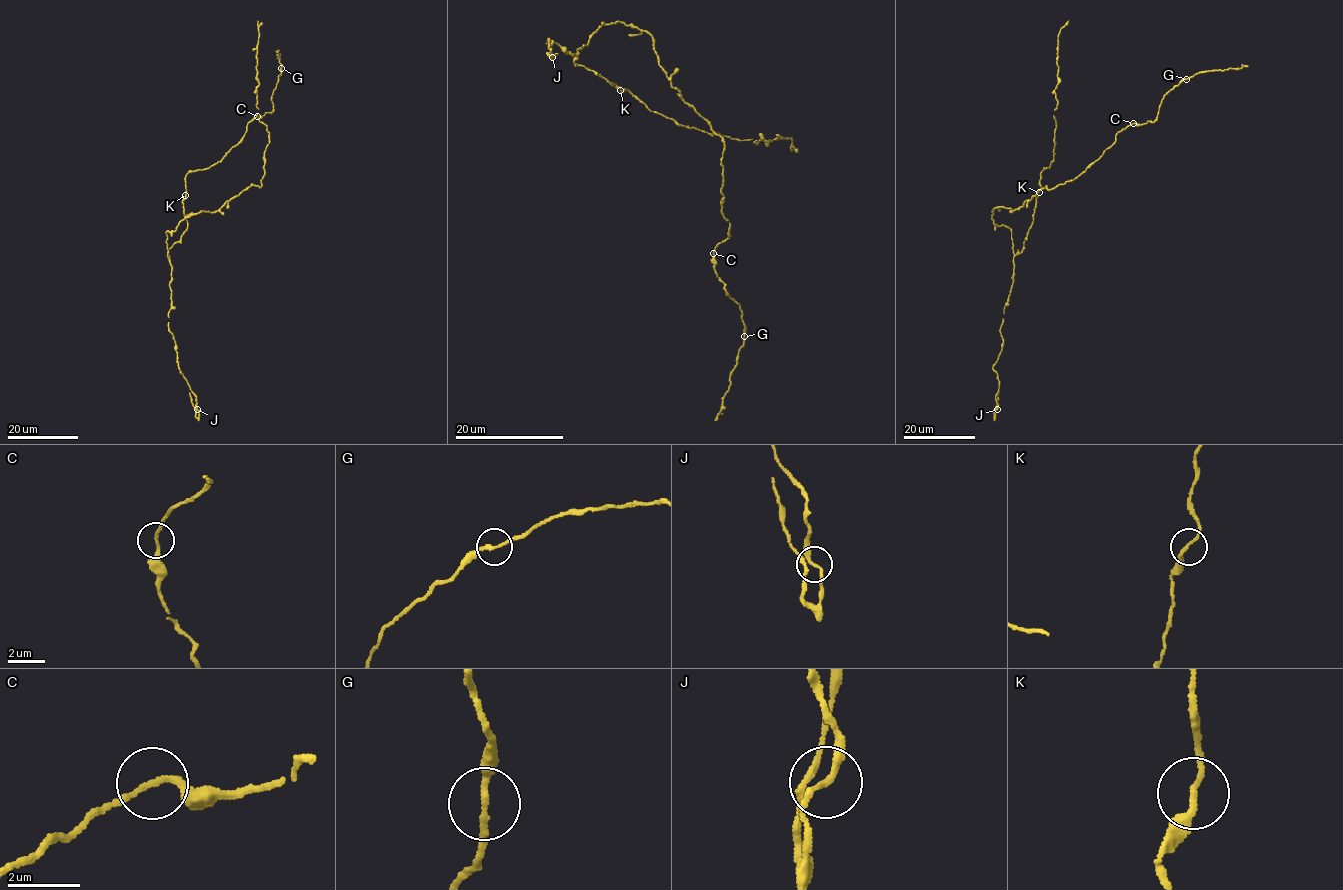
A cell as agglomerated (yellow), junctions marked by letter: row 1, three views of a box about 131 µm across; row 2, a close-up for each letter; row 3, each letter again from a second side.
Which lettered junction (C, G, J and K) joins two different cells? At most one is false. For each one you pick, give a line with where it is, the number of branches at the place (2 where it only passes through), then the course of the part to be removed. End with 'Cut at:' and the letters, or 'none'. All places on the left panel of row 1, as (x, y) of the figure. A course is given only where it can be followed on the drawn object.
Cut at: none

